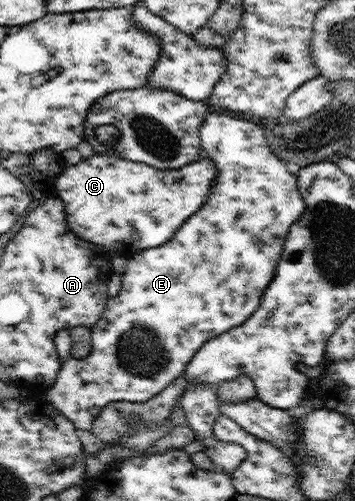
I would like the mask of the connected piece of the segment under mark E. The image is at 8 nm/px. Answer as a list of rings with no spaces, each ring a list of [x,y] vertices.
[[[218,109],[217,112],[209,112],[205,121],[200,127],[200,140],[203,151],[215,162],[217,167],[217,177],[211,186],[207,200],[203,206],[197,210],[189,219],[186,219],[178,228],[177,233],[173,235],[169,242],[163,243],[159,247],[149,247],[147,249],[136,252],[136,254],[128,259],[125,271],[122,273],[122,286],[115,290],[107,301],[107,307],[103,310],[100,320],[92,327],[92,346],[89,355],[82,357],[80,360],[64,359],[61,369],[57,374],[53,387],[48,388],[46,400],[61,412],[71,423],[74,423],[76,429],[92,429],[92,421],[99,415],[99,412],[111,402],[139,402],[149,401],[153,396],[163,391],[169,384],[174,382],[180,375],[184,374],[186,367],[189,365],[191,358],[196,351],[201,349],[205,342],[229,331],[232,327],[240,326],[254,311],[257,311],[263,299],[263,291],[269,287],[269,283],[273,281],[275,269],[279,263],[287,235],[291,227],[298,221],[306,210],[306,204],[299,192],[298,180],[293,173],[289,173],[287,165],[282,159],[279,159],[265,145],[267,141],[267,133],[254,122],[237,119],[226,115],[225,111]]]

